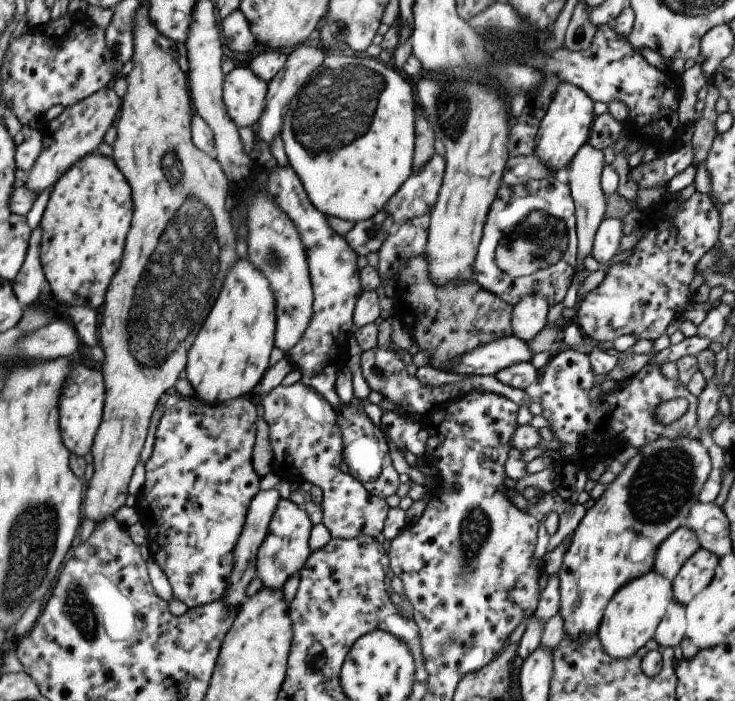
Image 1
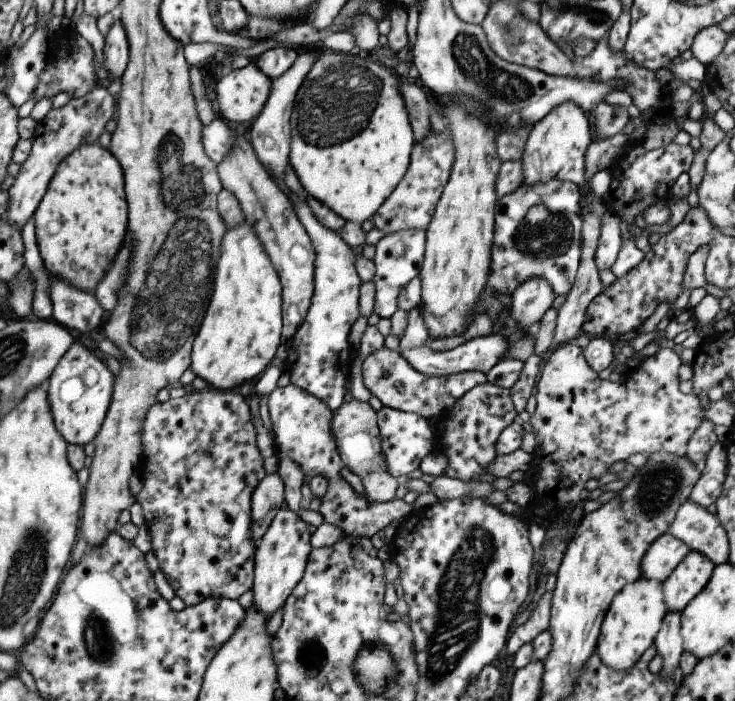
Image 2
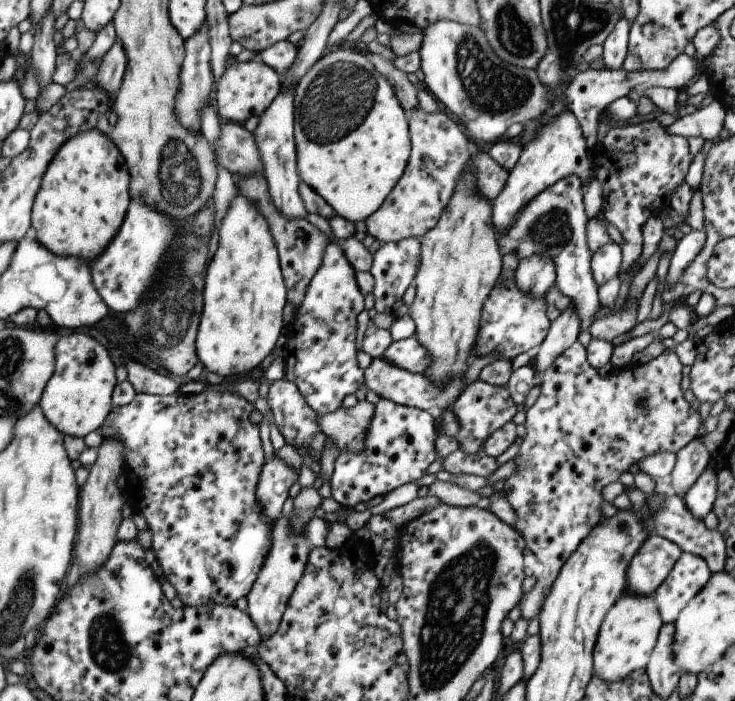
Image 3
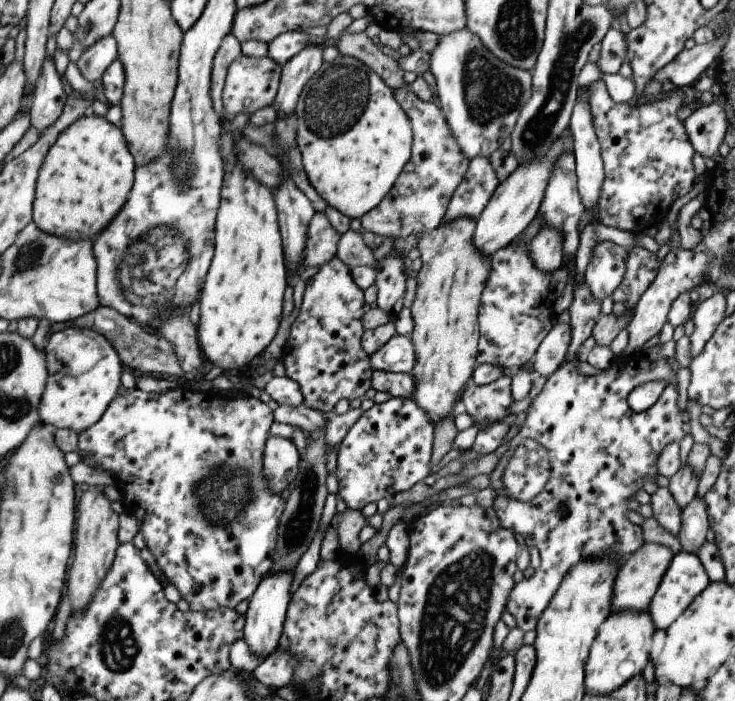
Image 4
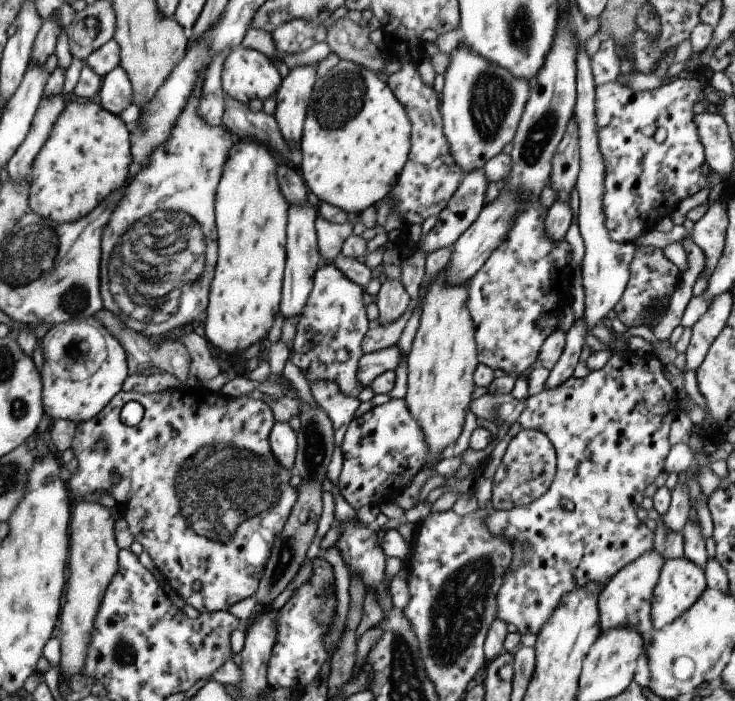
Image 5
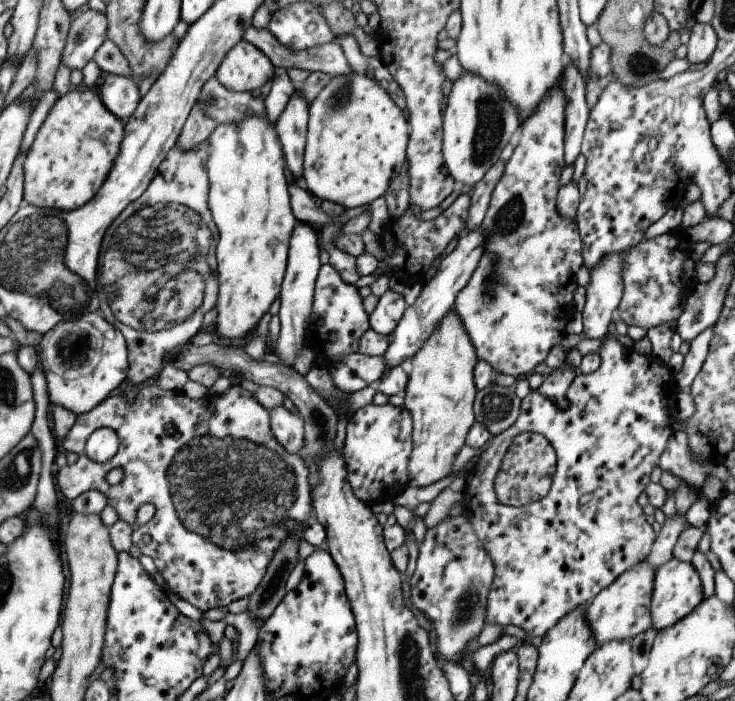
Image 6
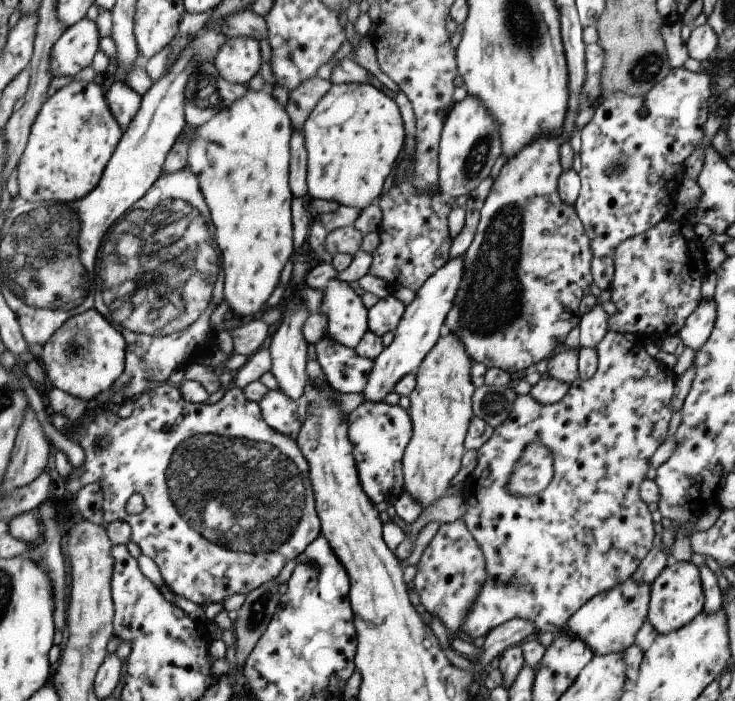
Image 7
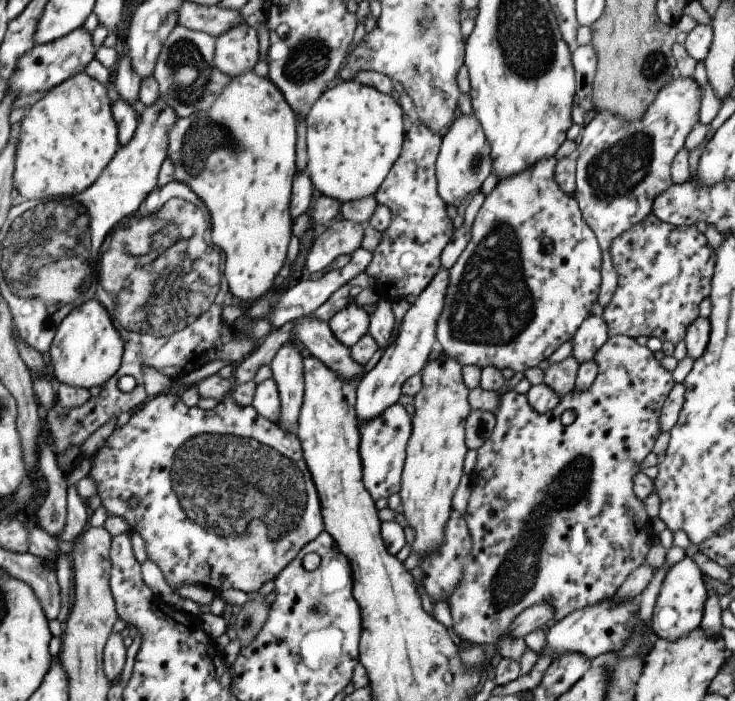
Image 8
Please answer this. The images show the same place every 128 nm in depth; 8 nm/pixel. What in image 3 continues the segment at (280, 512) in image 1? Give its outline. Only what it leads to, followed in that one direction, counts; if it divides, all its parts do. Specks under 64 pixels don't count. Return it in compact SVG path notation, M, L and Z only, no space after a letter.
M281 515L273 521L271 528L271 546L269 552L261 564L261 570L257 572L257 578L251 586L249 593L244 597L246 600L246 614L251 624L257 628L259 636L269 638L277 628L284 614L284 609L295 588L295 584L301 579L303 570L309 555L309 548L305 544L302 534L295 536L289 532L289 520Z

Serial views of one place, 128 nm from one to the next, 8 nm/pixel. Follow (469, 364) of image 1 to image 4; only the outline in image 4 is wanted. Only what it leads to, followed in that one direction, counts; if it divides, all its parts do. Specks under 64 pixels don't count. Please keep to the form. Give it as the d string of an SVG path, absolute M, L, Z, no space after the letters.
M393 335L381 348L378 348L368 361L373 371L394 373L411 372L415 364L414 348L406 335Z

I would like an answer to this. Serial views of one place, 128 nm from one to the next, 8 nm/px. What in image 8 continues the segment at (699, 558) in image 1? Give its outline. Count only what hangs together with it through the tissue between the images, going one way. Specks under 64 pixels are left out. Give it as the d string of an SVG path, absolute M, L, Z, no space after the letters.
M683 555L667 568L662 578L650 618L651 634L666 641L674 641L700 626L707 586L703 585L701 566L692 557Z

